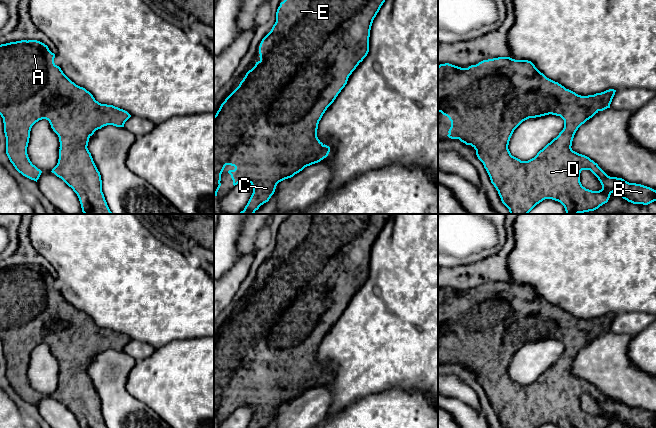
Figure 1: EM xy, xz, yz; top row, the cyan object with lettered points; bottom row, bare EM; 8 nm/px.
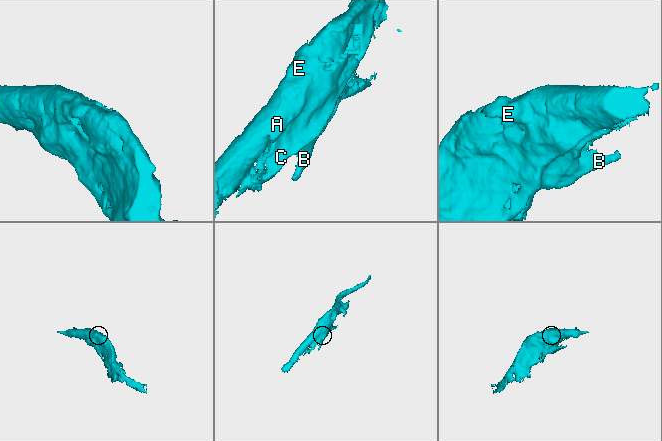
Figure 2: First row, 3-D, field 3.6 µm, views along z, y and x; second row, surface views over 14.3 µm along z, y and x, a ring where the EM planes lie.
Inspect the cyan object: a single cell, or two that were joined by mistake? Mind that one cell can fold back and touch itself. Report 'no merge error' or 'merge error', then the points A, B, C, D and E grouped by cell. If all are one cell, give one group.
no merge error; groups A B C D E

